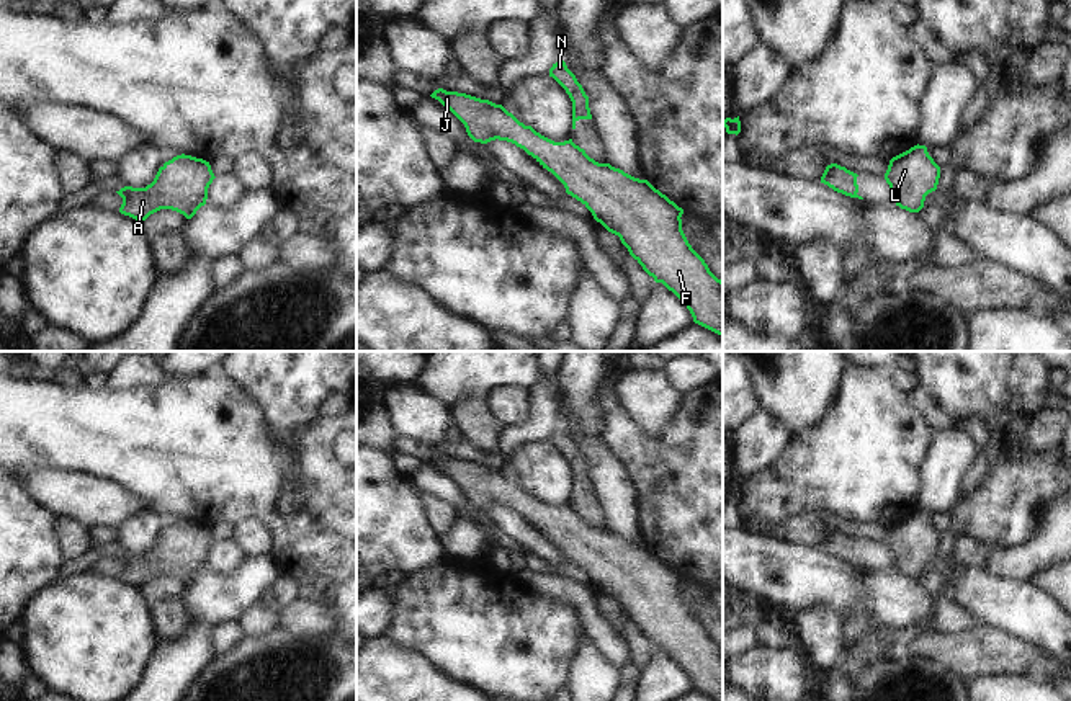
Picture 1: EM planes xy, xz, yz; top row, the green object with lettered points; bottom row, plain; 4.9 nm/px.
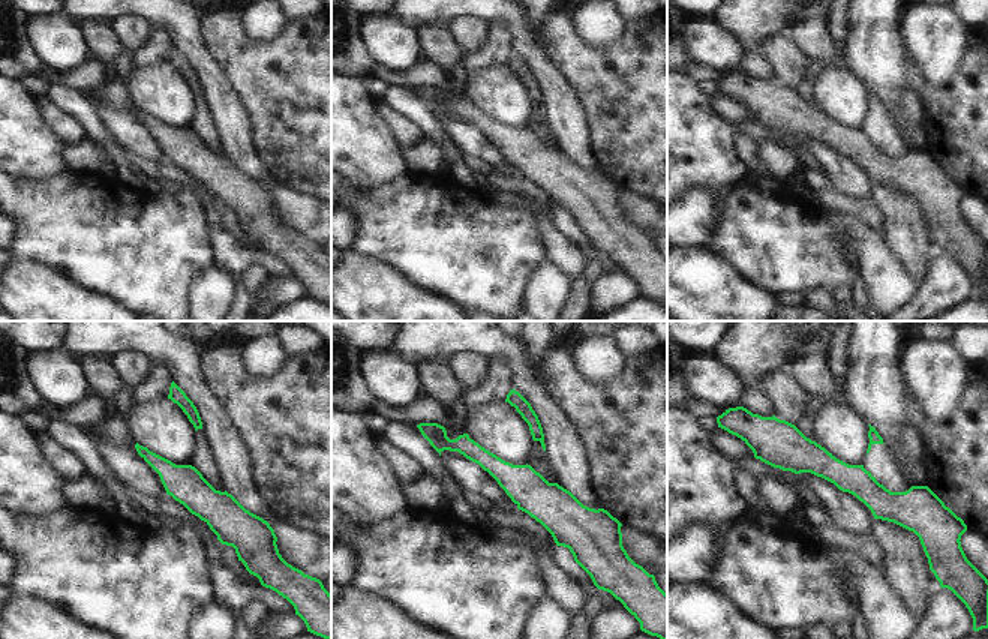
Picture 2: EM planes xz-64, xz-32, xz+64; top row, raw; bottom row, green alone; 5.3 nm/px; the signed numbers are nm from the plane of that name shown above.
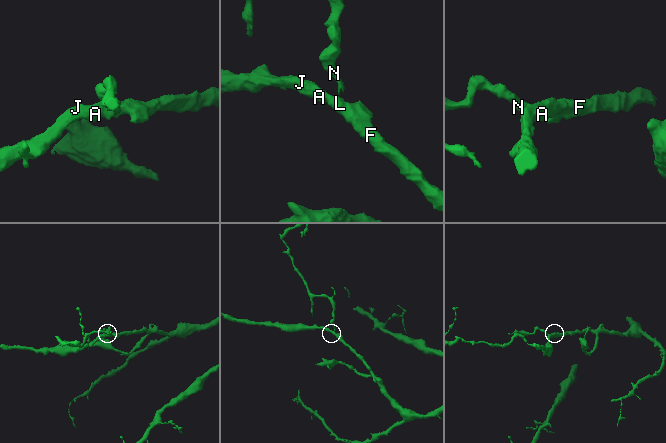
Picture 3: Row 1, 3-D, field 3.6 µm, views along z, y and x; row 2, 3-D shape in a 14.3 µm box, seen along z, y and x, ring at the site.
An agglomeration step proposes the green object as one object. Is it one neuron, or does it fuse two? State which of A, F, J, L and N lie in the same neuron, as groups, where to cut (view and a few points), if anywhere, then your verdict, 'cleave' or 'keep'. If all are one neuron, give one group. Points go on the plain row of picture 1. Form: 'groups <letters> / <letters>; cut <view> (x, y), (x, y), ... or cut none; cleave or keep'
groups A F J L / N; cut xz (581, 515), (584, 520); cleave

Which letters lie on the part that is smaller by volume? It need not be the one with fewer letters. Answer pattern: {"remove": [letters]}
{"remove": ["N"]}

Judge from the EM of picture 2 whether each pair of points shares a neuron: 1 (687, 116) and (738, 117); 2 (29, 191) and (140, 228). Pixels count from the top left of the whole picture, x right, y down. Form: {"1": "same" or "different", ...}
{"1": "different", "2": "same"}

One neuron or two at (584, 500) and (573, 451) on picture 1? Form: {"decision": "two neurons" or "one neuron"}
{"decision": "one neuron"}

